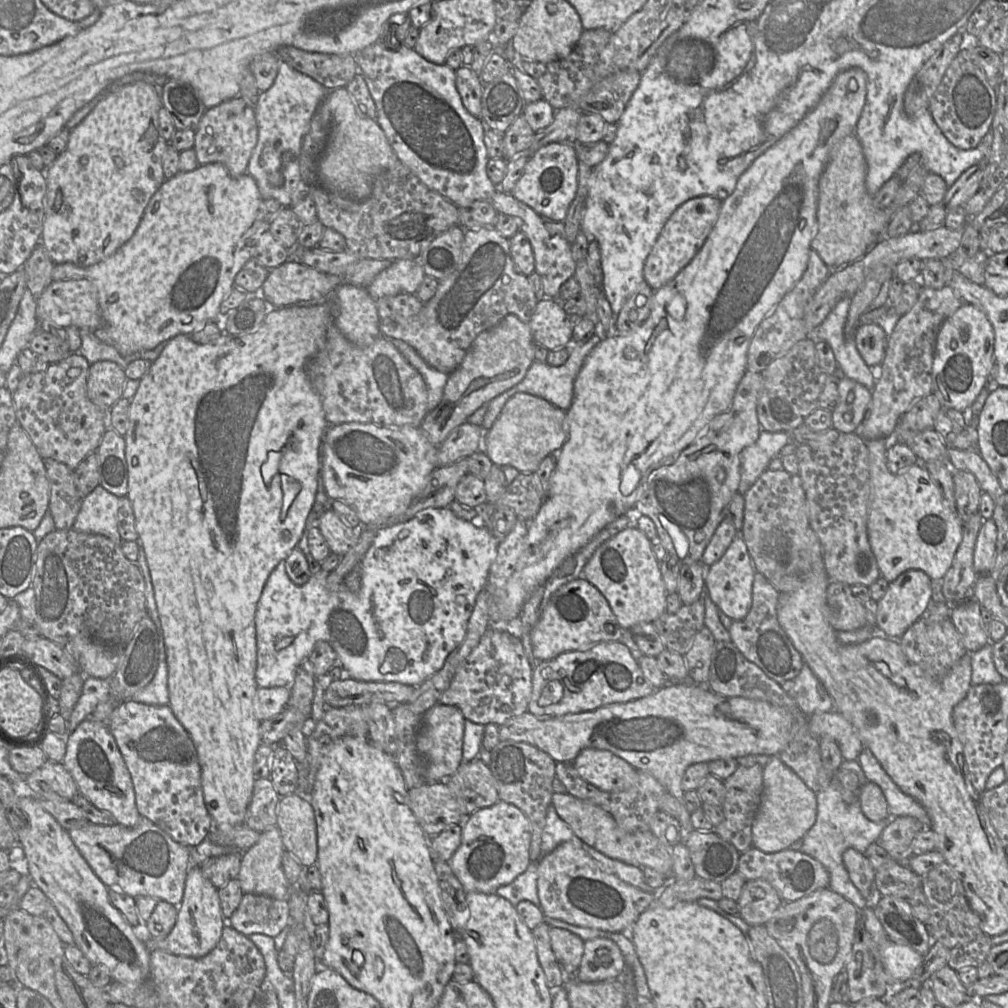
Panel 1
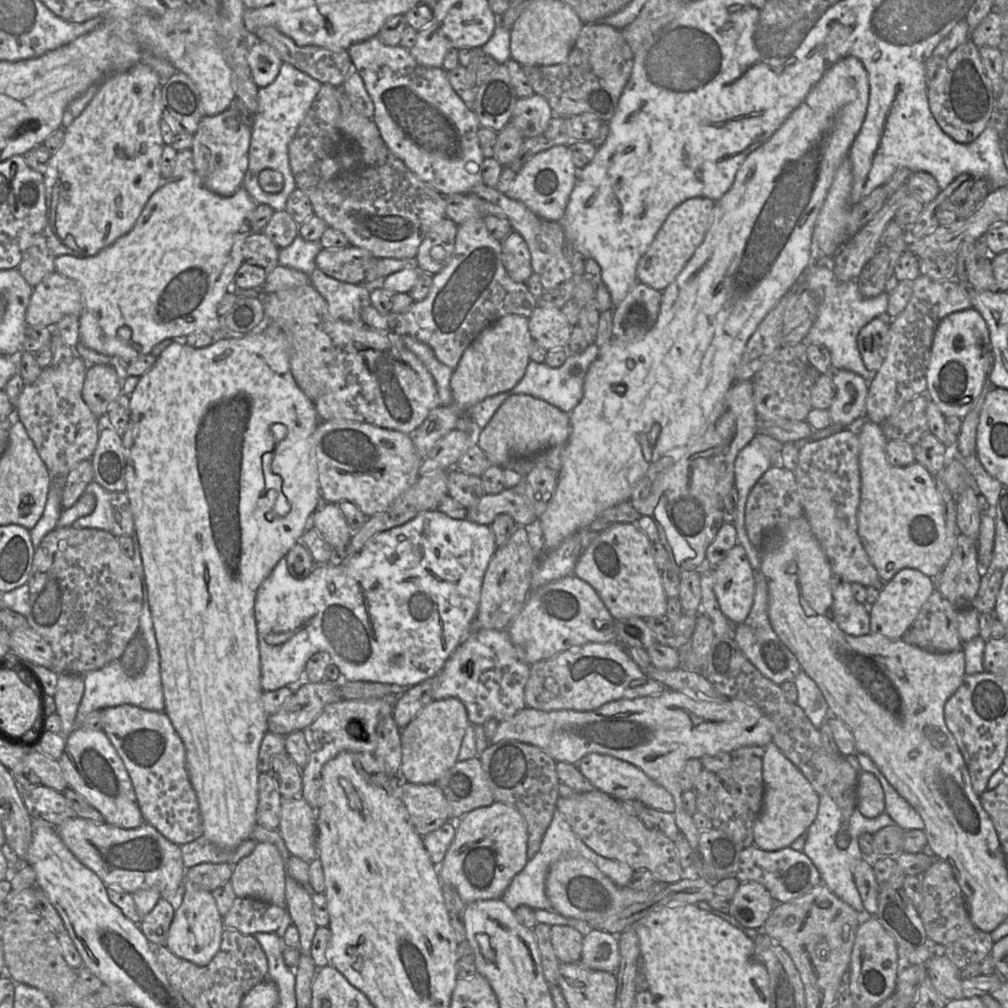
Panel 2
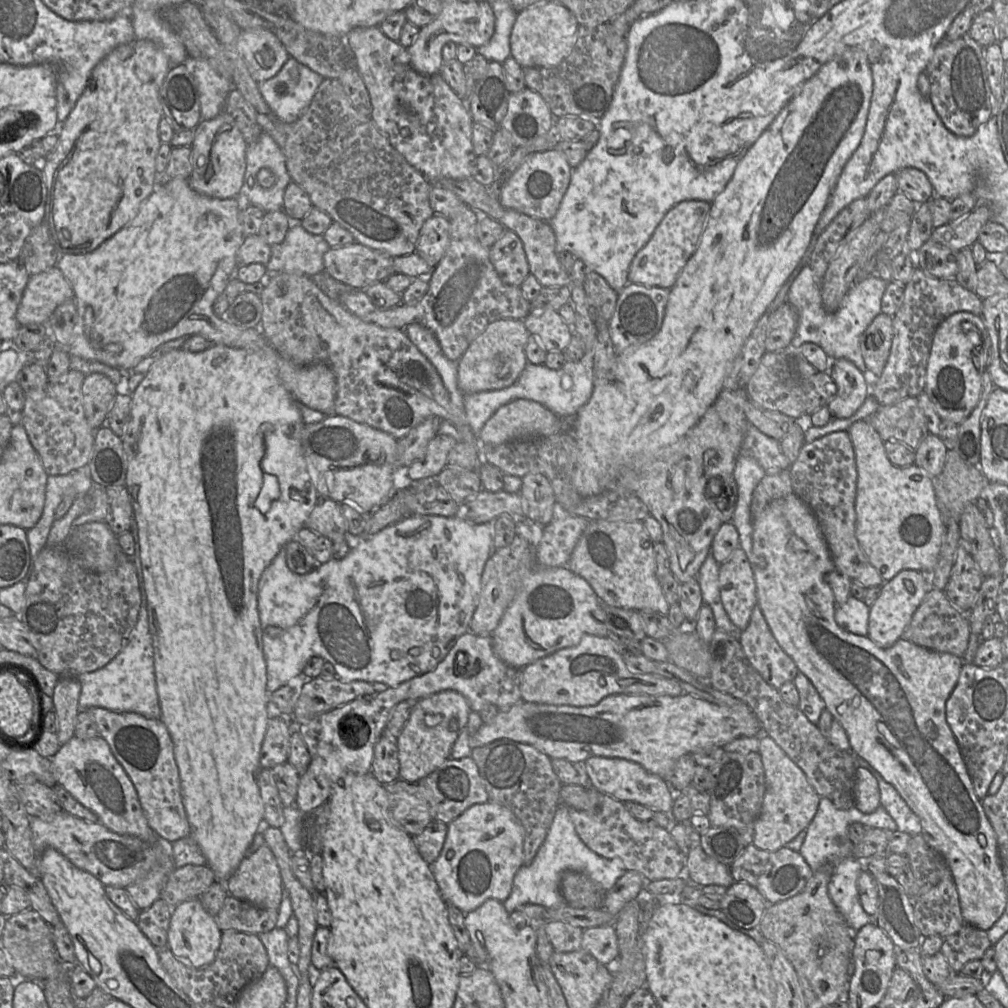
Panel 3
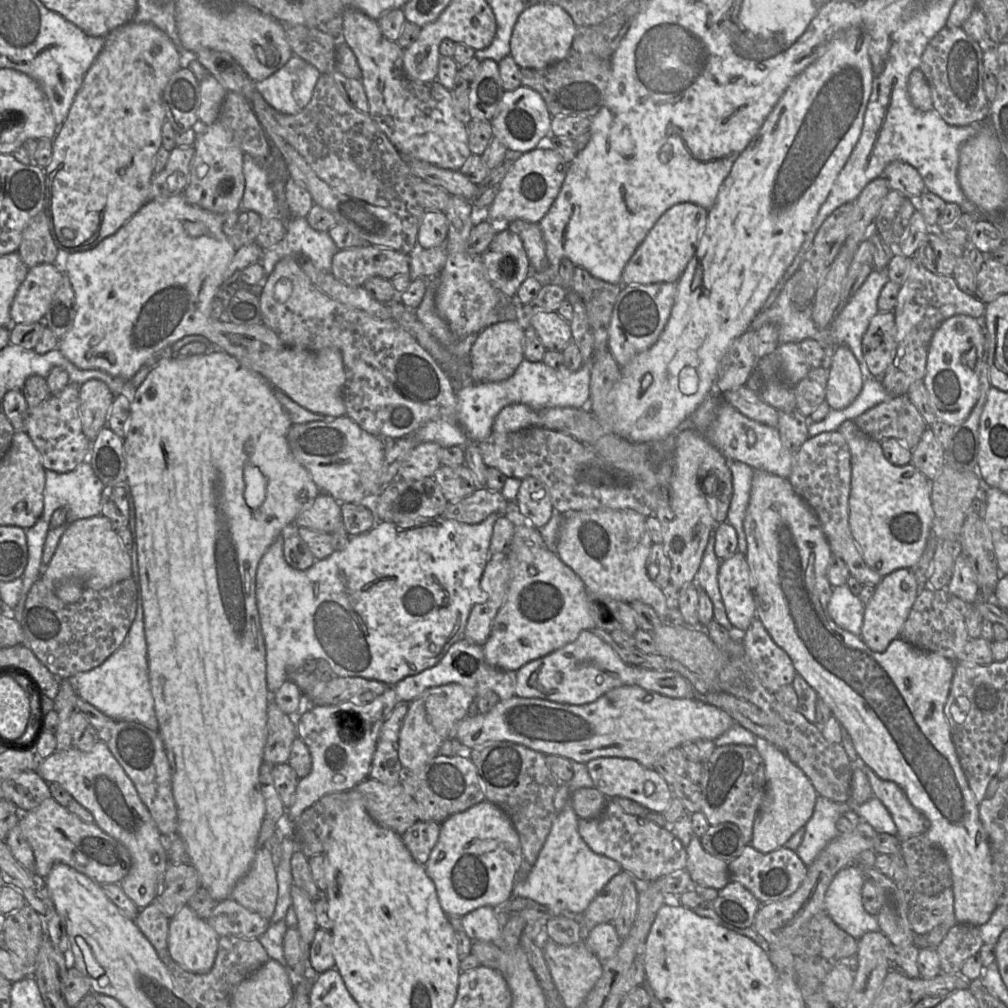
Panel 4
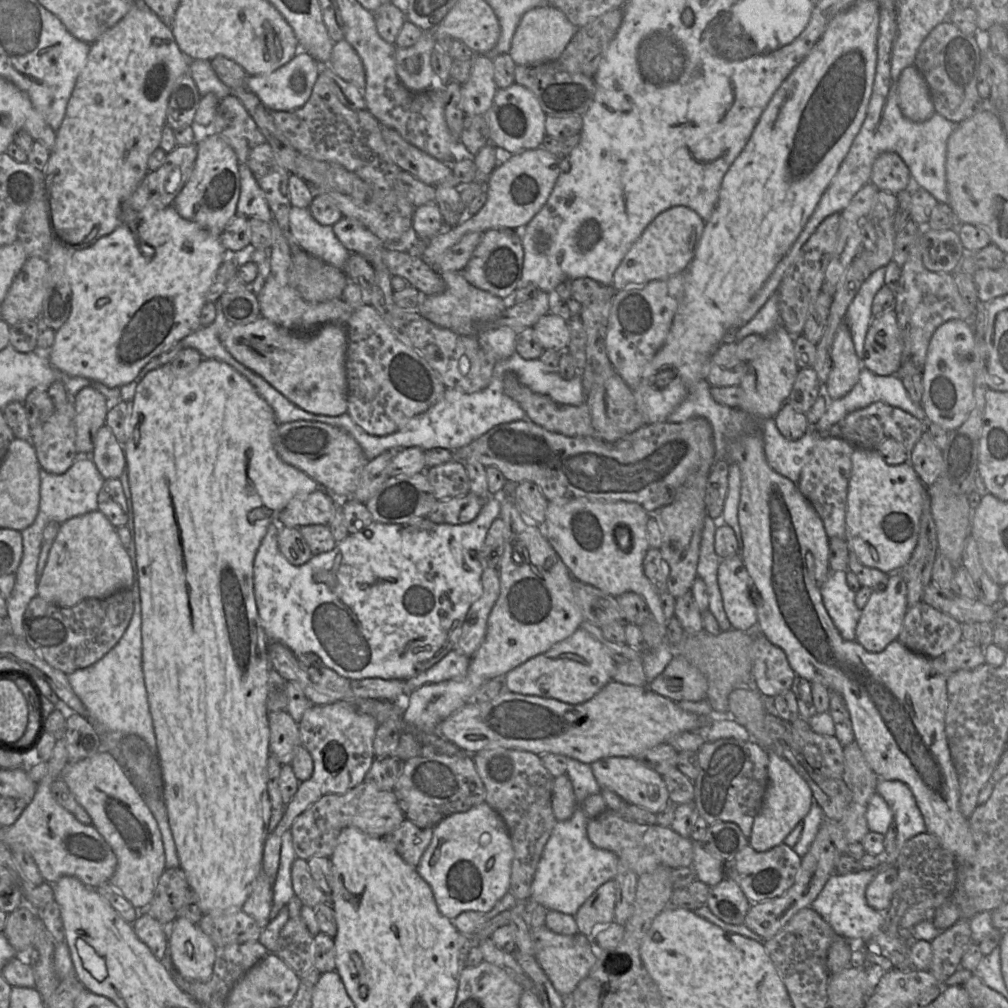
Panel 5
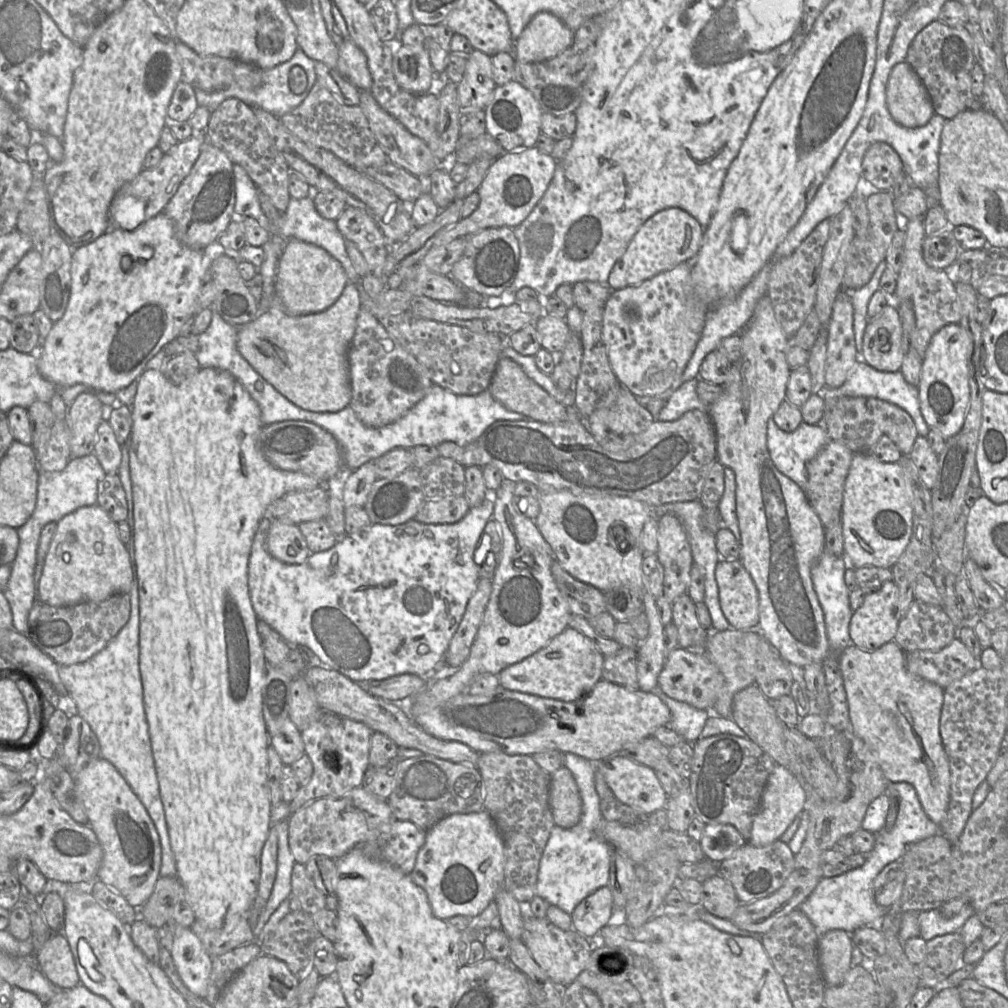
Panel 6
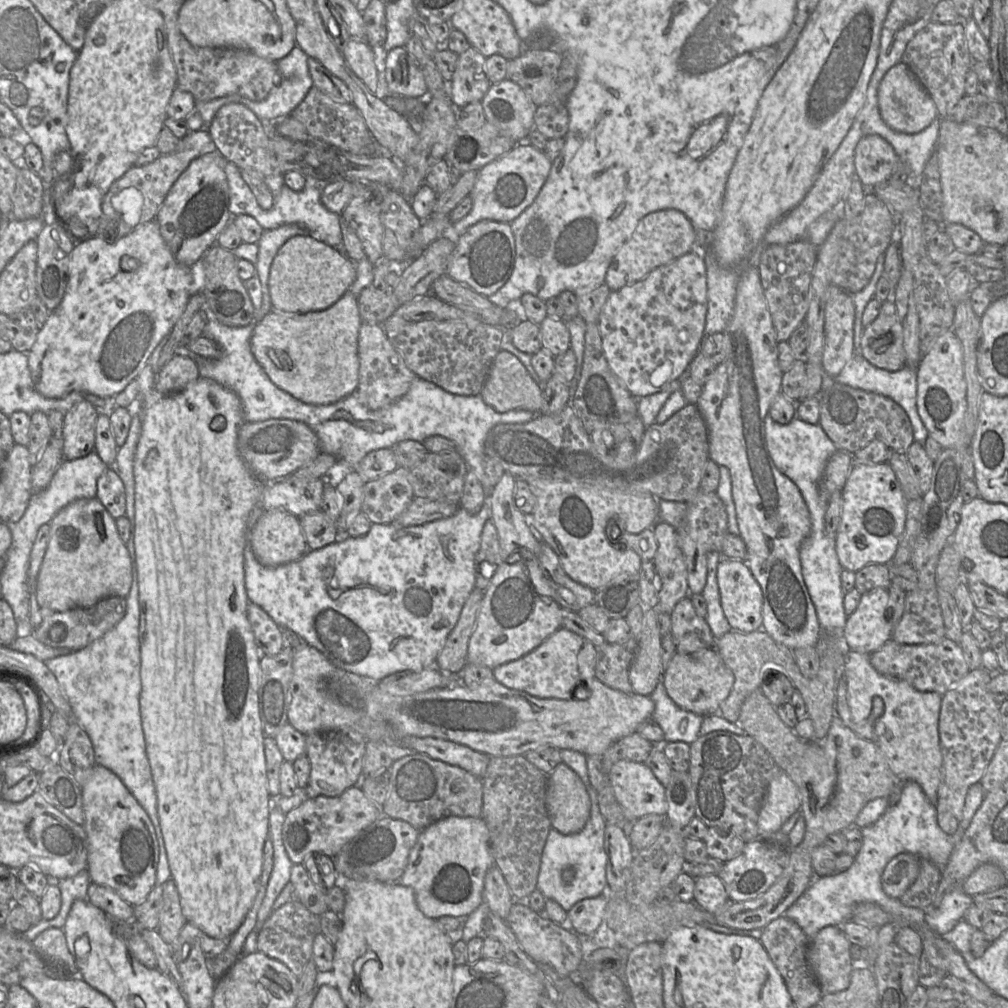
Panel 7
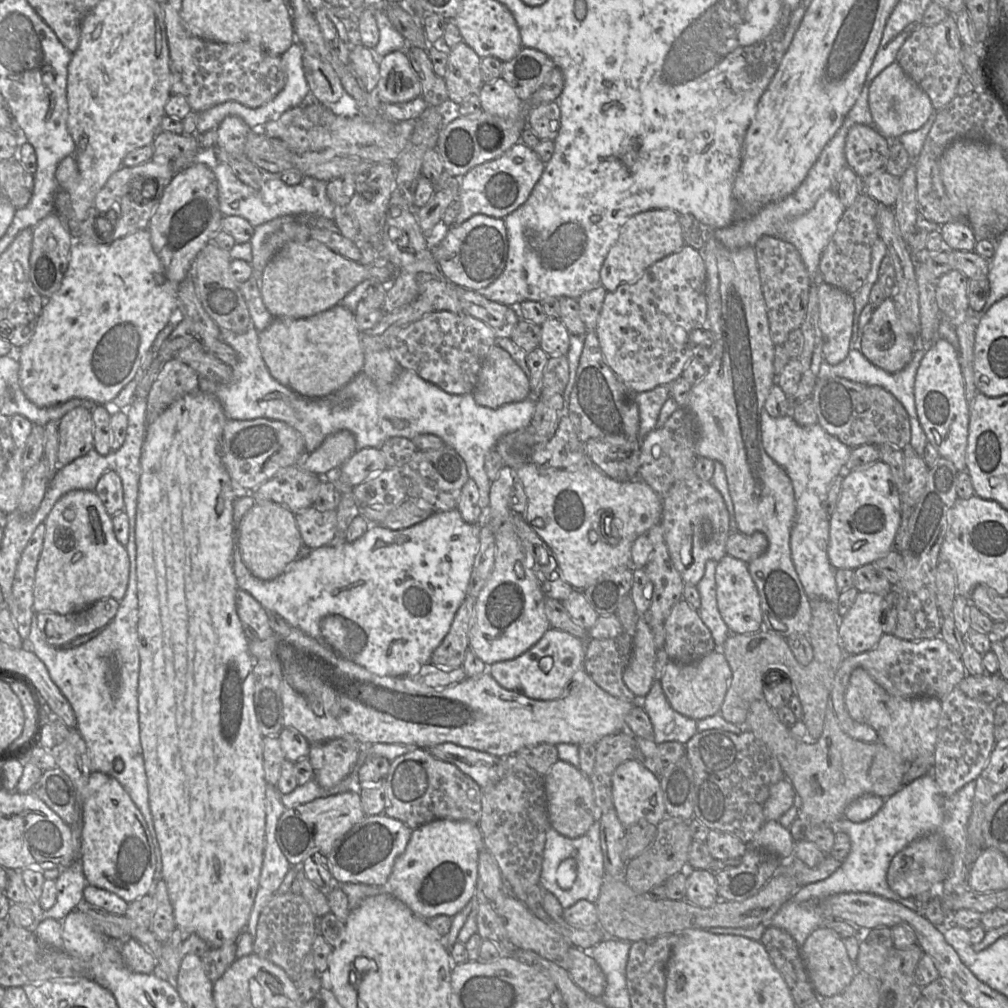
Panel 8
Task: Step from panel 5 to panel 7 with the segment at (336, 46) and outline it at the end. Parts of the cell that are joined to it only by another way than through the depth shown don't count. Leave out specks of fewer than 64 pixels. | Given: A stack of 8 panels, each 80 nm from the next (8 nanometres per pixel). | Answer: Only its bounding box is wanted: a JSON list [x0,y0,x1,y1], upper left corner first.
[341,38,377,93]

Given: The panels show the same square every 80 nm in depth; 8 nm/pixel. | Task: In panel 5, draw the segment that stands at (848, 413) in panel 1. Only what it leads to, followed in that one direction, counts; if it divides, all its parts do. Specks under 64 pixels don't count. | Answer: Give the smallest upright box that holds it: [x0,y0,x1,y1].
[822,321,860,400]

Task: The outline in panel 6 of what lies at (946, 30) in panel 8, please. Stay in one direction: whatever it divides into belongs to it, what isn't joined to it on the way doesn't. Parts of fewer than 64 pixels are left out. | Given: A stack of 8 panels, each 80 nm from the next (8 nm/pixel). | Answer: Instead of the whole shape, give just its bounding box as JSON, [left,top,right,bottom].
[905,20,977,120]

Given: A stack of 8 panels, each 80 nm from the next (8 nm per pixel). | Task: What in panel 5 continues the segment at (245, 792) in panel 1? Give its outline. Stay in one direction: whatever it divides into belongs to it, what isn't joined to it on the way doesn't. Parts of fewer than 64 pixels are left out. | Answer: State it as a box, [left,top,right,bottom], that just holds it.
[123,359,319,914]

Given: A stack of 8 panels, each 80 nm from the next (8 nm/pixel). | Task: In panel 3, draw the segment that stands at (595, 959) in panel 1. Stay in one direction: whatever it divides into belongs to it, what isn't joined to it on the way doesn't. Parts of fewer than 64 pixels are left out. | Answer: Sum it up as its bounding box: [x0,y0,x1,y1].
[582,925,620,971]

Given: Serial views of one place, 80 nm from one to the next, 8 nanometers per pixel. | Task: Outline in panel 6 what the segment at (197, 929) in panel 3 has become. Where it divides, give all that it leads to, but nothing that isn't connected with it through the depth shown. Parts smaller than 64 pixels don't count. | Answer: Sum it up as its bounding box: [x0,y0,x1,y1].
[170,928,213,999]

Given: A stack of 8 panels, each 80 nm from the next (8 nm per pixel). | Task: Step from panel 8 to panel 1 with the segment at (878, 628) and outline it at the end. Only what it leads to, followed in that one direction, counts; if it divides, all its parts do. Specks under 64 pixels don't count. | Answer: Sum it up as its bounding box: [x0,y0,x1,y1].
[876,569,932,639]

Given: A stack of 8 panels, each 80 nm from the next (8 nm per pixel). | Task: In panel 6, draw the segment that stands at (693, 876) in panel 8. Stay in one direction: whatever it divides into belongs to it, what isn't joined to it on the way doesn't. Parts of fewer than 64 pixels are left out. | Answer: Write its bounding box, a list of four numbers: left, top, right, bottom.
[701,874,740,919]

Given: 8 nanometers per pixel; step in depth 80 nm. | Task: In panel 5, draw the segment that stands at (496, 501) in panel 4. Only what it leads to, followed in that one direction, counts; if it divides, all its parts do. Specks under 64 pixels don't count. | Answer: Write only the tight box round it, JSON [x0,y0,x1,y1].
[426,492,485,524]

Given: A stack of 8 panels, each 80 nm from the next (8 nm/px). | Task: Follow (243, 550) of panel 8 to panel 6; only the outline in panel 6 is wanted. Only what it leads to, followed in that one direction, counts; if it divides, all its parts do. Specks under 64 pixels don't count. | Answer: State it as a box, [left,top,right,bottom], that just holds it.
[267,522,310,565]

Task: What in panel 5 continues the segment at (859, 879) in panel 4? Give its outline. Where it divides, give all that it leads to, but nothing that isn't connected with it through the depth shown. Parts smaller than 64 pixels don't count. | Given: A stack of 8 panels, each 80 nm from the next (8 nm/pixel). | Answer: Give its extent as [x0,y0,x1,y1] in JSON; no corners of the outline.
[811,863,892,943]

